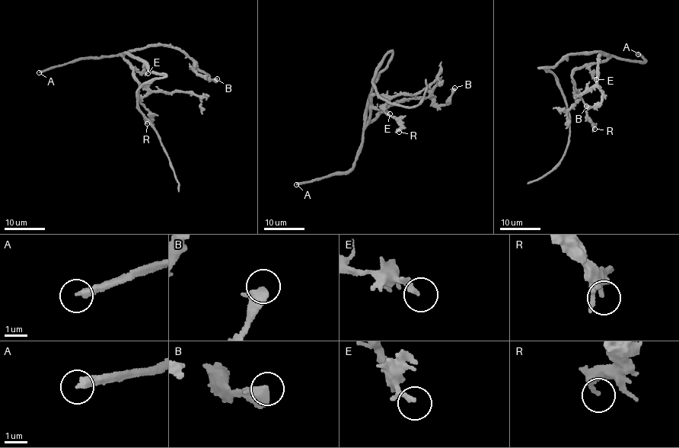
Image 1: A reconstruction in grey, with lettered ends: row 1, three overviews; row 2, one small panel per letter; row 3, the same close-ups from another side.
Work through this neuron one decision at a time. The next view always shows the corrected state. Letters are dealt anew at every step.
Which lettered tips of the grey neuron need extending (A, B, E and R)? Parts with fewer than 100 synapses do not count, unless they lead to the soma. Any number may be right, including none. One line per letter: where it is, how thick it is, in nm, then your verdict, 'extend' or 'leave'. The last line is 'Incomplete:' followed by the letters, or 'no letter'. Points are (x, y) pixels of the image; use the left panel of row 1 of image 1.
A: place (39, 72); calibre 320 nm; extend
B: place (217, 78); calibre 500 nm; leave
E: place (148, 73); calibre 160 nm; leave
R: place (147, 123); calibre 280 nm; leave
Incomplete: A

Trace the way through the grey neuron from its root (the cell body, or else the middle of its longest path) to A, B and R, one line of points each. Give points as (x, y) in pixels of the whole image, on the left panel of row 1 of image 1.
A: (151, 71), (144, 62), (125, 51), (100, 58), (75, 59), (39, 72)
B: (151, 71), (144, 62), (125, 52), (153, 45), (176, 46), (208, 76), (217, 78)
R: (151, 71), (129, 52), (124, 56), (138, 84), (147, 91), (140, 103), (149, 112), (147, 123)

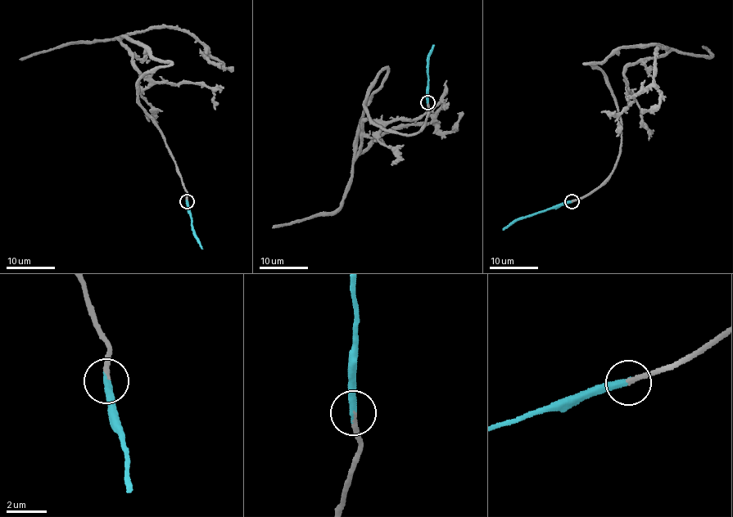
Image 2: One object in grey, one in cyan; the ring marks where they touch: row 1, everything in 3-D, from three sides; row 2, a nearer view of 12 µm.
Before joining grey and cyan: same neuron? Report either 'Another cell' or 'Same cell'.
Same cell

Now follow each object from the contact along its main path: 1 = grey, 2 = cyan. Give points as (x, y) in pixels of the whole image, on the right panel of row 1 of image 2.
1: (571, 201), (598, 189), (622, 140), (604, 73), (585, 64), (666, 50), (625, 73), (631, 105), (601, 111)
2: (571, 201), (514, 219), (503, 230)

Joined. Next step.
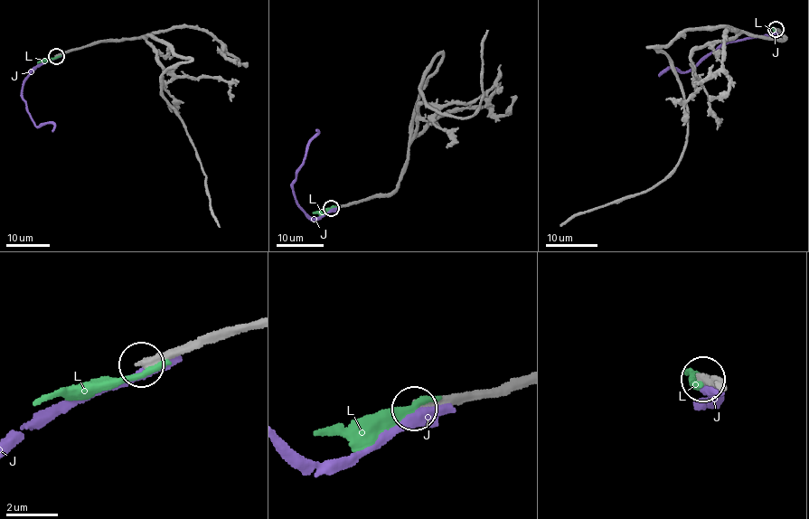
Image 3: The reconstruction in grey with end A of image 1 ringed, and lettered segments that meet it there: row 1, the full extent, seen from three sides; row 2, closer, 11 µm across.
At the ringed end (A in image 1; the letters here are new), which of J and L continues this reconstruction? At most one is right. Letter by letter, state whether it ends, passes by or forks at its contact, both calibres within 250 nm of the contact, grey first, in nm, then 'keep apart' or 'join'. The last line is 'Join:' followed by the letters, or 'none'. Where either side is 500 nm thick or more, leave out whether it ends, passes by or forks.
J: 460 nm thick on the grey side, 550 nm on the other; keep apart
L: it ends there; 440 nm thick on the grey side, 280 nm on the other; keep apart
Join: none

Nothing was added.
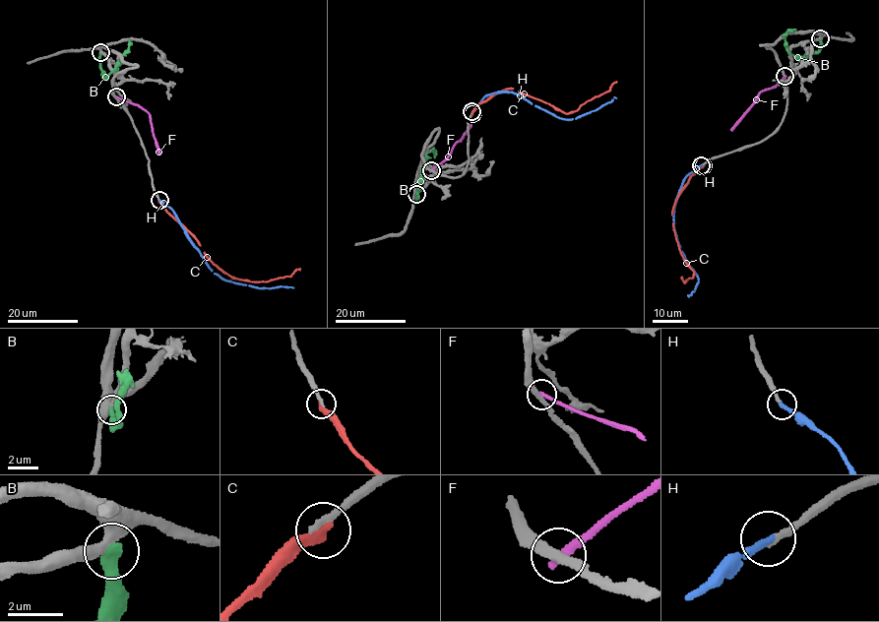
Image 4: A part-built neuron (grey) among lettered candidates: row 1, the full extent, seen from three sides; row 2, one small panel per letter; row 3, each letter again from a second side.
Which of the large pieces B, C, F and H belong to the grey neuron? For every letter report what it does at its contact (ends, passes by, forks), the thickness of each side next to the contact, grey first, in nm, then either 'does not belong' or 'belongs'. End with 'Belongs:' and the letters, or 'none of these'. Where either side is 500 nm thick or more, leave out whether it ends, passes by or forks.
B: it ends there; 360 nm thick on the grey side, 460 nm on the other; does not belong
C: it ends there; 260 nm thick on the grey side, 340 nm on the other; does not belong
F: it ends there; 280 nm thick on the grey side, 320 nm on the other; does not belong
H: it ends there; 220 nm thick on the grey side, 280 nm on the other; belongs
Belongs: H

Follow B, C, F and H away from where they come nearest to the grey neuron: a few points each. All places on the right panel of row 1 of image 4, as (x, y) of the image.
B: (820, 39), (817, 51), (797, 58), (787, 49), (784, 37), (787, 31), (795, 29)
C: (703, 165), (694, 172), (671, 212), (675, 238), (682, 257), (693, 272), (693, 277), (685, 282), (680, 278)
F: (784, 76), (778, 84), (762, 90), (731, 130)
H: (701, 164), (687, 175), (674, 207), (674, 233), (699, 282), (688, 297)

